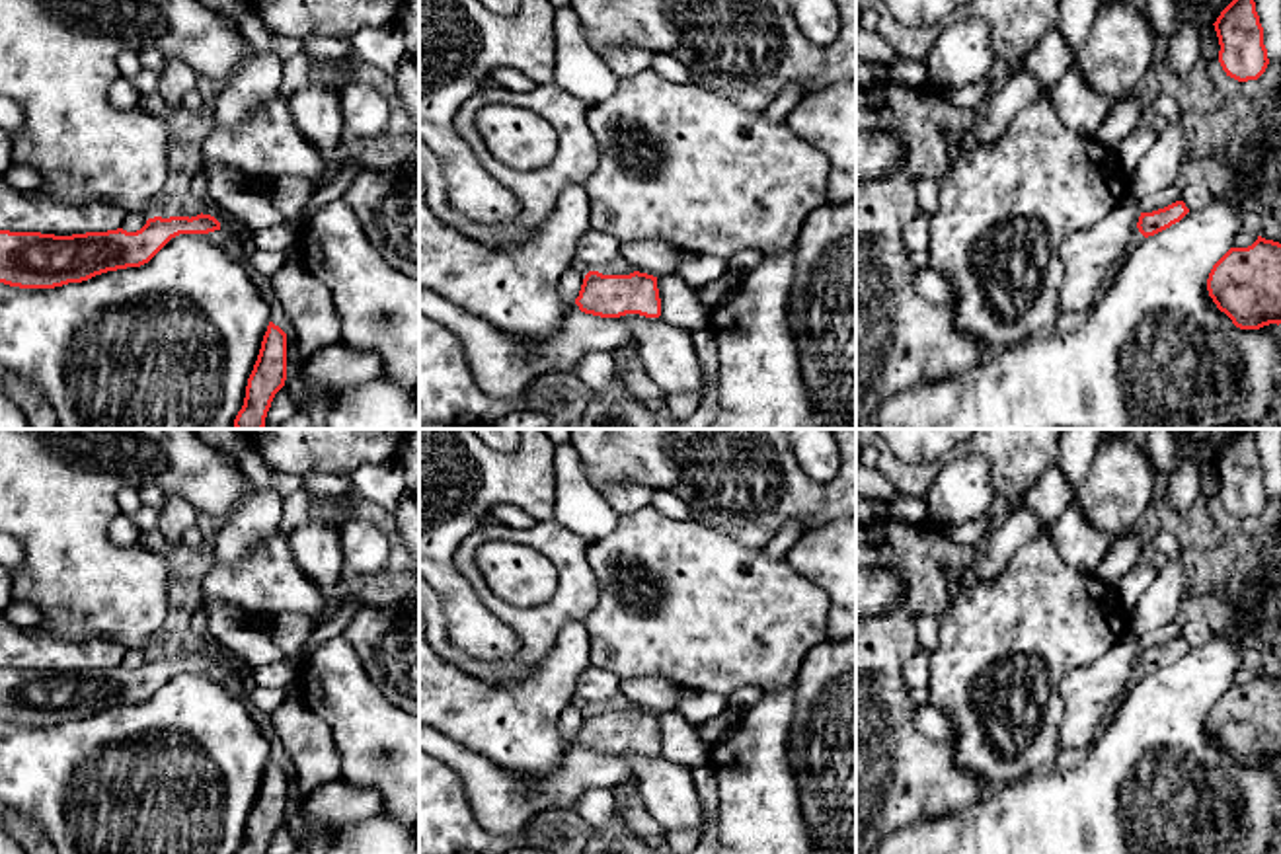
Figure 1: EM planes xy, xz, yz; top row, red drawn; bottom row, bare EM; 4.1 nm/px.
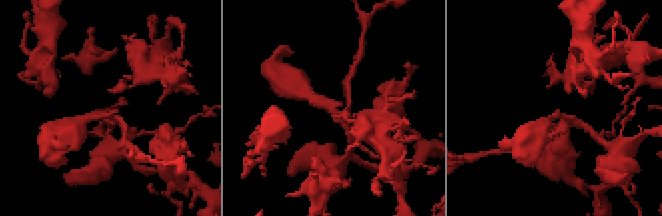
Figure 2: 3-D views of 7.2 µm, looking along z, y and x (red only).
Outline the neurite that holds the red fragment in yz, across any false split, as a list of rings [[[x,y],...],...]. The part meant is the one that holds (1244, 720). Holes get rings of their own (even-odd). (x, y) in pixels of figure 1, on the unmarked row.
[[[1258,673],[1248,684],[1230,684],[1211,706],[1207,727],[1240,766],[1281,760],[1281,680]]]

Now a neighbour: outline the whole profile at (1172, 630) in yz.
[[[1182,620],[1170,622],[1166,626],[1150,630],[1150,632],[1145,632],[1145,634],[1137,636],[1137,641],[1139,641],[1141,649],[1152,649],[1152,647],[1164,645],[1176,638],[1182,638]]]

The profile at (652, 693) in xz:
[[[657,675],[620,679],[620,688],[636,708],[653,714],[675,712],[677,704],[690,692],[686,686]]]

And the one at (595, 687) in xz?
[[[591,667],[579,677],[573,700],[585,700],[591,708],[601,708],[620,692],[620,679],[616,675],[601,667]]]

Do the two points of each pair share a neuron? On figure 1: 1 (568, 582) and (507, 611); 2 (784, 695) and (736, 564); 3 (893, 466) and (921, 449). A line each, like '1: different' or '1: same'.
1: same
2: different
3: different

